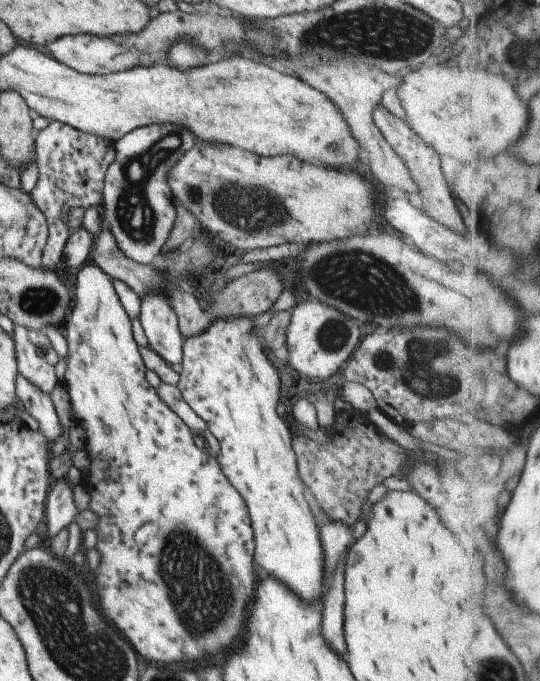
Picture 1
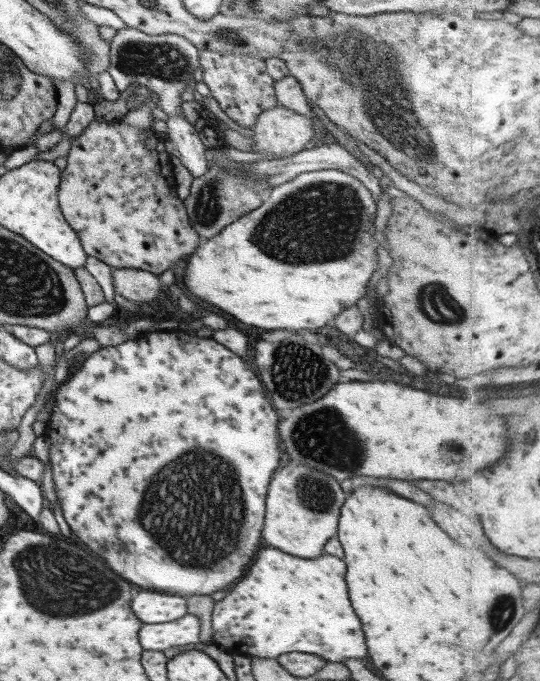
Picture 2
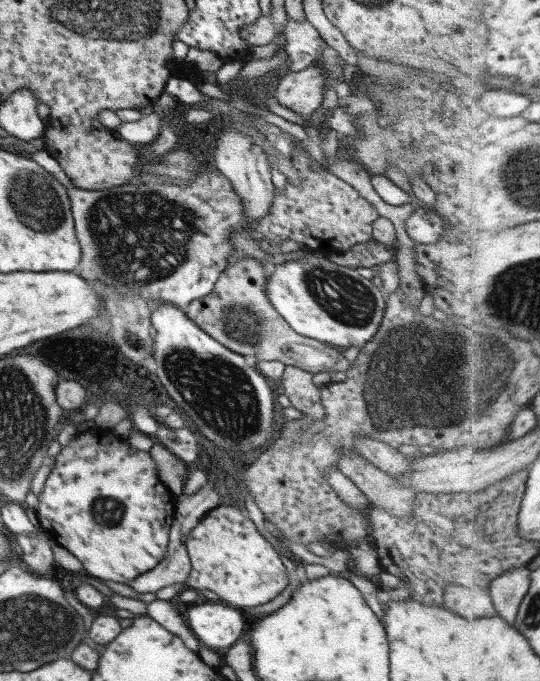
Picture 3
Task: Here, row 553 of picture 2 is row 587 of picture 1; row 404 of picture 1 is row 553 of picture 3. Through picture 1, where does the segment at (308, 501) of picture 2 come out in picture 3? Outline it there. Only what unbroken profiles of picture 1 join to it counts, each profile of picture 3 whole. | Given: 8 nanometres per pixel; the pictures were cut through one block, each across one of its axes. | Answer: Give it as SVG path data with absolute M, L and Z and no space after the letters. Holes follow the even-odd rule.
M232 506L211 510L186 539L186 552L192 562L186 588L212 590L222 600L236 606L260 606L276 598L288 586L288 574L278 552L258 532L242 510Z

